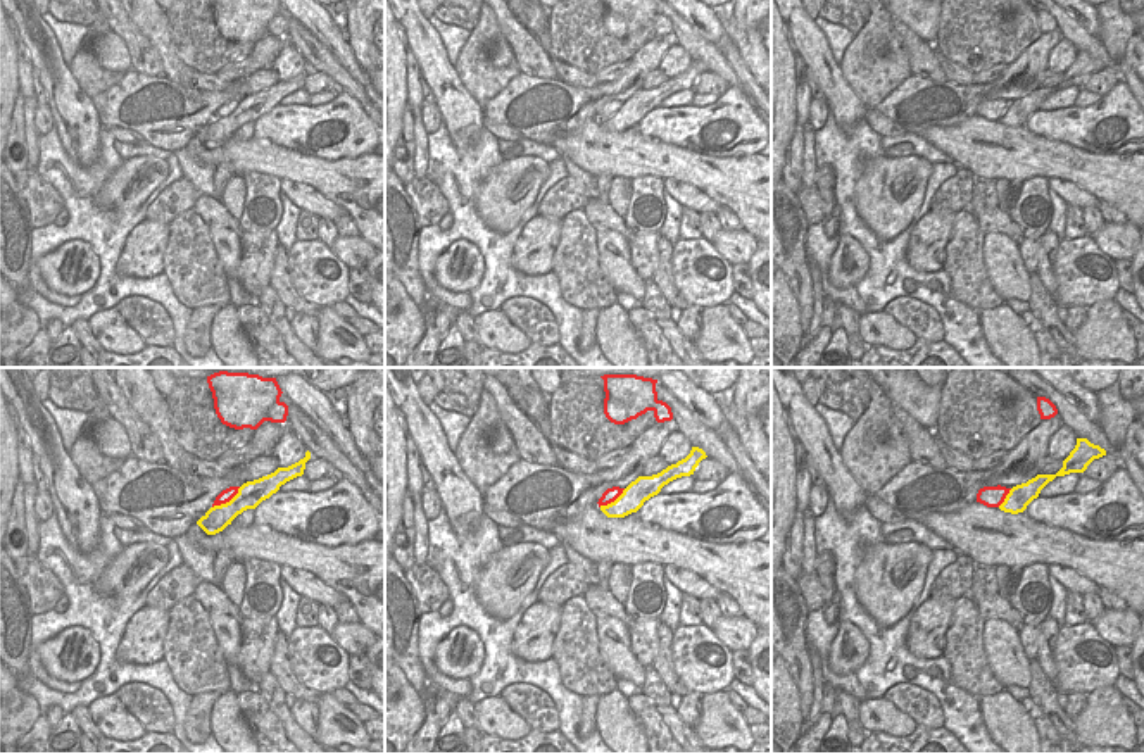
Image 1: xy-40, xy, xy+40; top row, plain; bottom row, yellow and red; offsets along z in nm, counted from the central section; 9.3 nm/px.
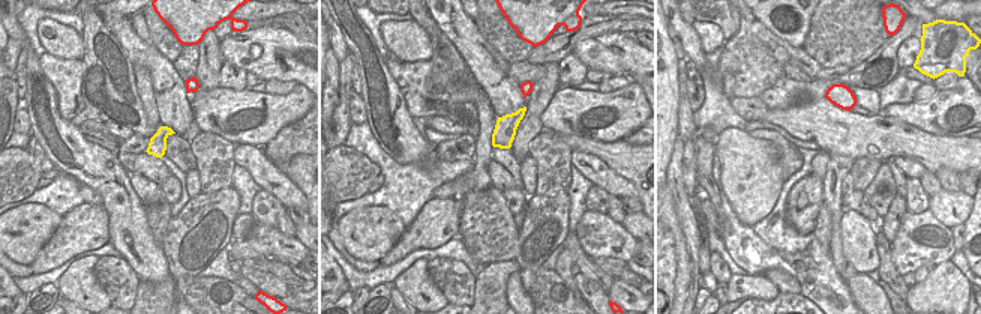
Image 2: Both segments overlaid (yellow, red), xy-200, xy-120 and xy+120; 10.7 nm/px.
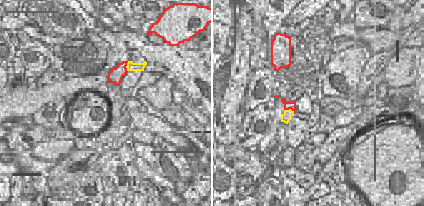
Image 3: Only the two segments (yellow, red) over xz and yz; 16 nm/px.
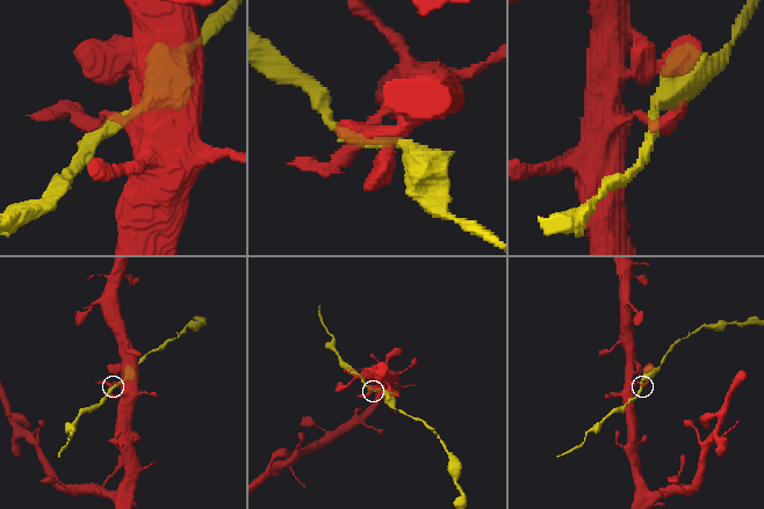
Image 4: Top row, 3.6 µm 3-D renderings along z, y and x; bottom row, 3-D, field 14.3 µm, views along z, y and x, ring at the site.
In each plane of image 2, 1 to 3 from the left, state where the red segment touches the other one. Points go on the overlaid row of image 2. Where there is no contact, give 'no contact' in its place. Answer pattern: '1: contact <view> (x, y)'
1: no contact
2: no contact
3: no contact

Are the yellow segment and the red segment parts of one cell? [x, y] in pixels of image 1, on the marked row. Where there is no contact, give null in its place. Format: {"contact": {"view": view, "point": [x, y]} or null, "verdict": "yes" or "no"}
{"contact": {"view": "xy-40", "point": [226, 502]}, "verdict": "no"}

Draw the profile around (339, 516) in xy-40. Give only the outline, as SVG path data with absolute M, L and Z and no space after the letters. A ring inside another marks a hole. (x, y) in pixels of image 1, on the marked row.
M347 476L324 492L276 492L254 509L254 525L326 547L371 540L385 516Z

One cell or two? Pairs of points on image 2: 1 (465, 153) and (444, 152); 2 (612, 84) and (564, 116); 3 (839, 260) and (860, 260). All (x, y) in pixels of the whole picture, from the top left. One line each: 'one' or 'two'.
1: one
2: two
3: two

